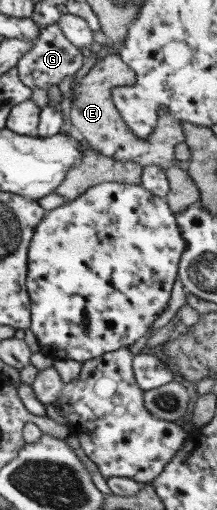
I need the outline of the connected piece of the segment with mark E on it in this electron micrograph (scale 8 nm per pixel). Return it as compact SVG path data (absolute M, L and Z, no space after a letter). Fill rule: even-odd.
M108 53L72 89L71 124L83 135L83 142L101 155L119 161L133 161L142 166L157 165L166 169L174 159L175 146L185 142L186 137L178 119L164 109L158 114L157 126L151 137L139 139L133 135L114 104L112 89L132 86L135 82L136 73L133 69L128 67L117 53Z

